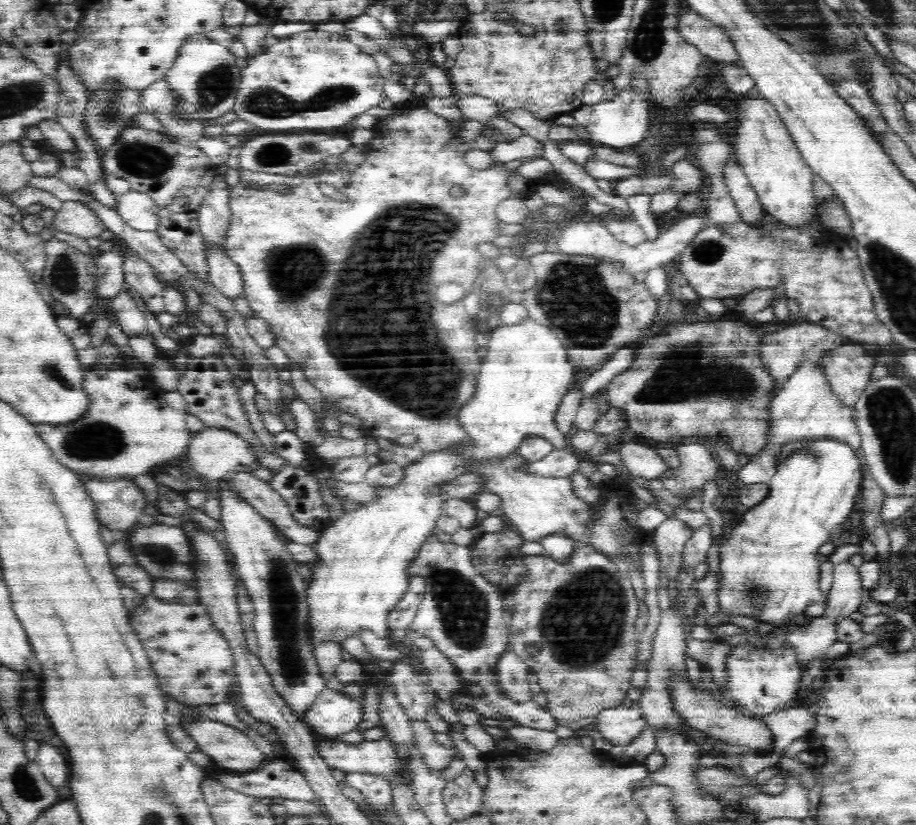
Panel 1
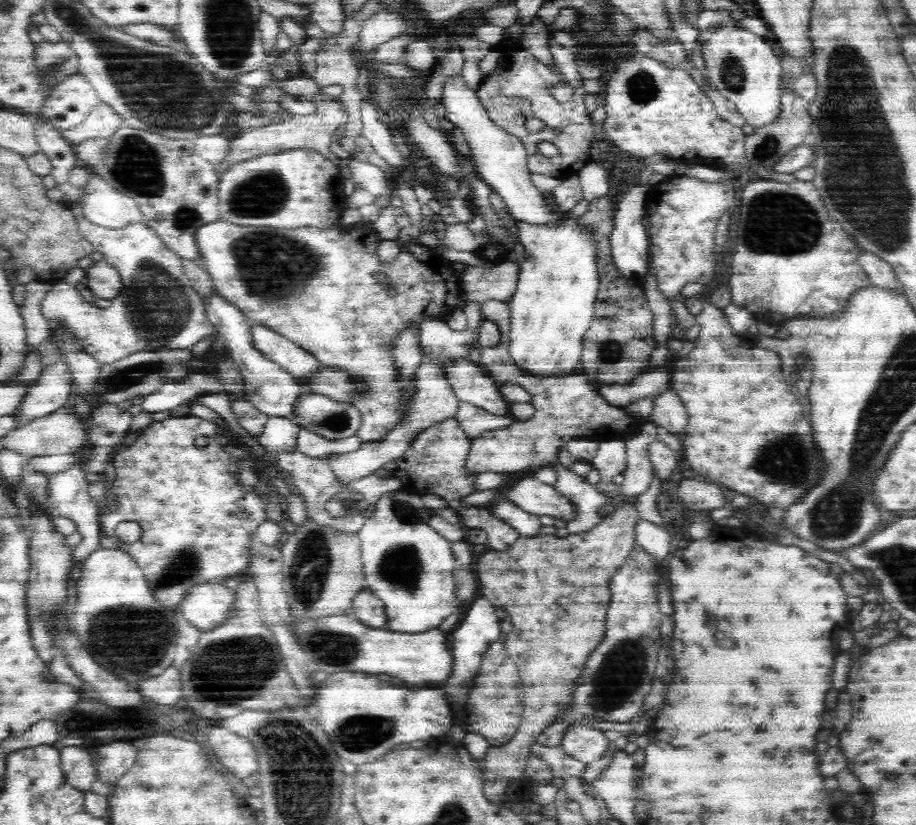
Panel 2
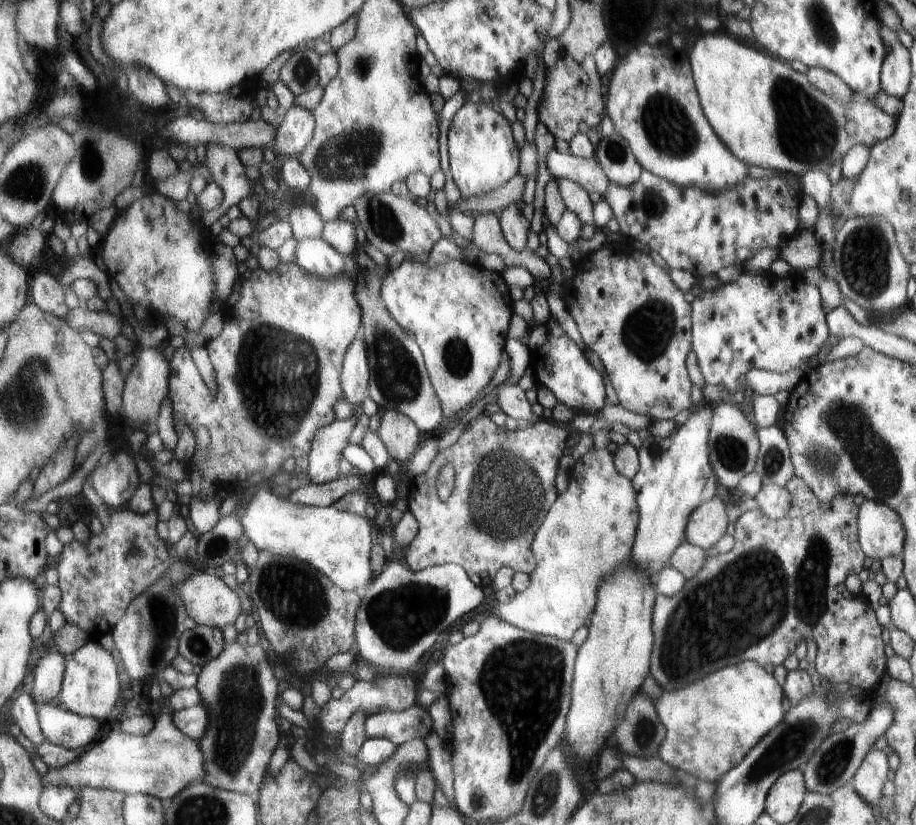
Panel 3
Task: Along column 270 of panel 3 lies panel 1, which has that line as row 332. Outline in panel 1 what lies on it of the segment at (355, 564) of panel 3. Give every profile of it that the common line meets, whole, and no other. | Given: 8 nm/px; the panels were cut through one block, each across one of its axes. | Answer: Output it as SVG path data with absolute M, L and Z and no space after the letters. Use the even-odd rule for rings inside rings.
M524 318L518 324L501 325L491 331L487 349L488 353L481 359L477 374L476 392L459 415L470 442L460 448L438 450L412 460L404 468L404 480L400 484L392 488L376 488L377 498L372 504L362 506L360 510L346 512L332 528L328 528L322 536L317 536L314 545L320 562L318 568L312 570L314 582L306 592L306 603L310 604L308 628L312 624L314 644L320 641L336 641L336 644L342 644L347 636L368 628L376 636L384 638L388 644L394 645L395 640L390 640L387 616L410 589L410 576L405 572L407 566L418 556L420 545L432 532L436 532L435 526L438 518L443 515L446 502L439 494L441 486L484 461L500 460L516 452L522 441L528 437L547 439L556 450L570 444L567 437L556 428L555 421L561 400L575 382L577 371L569 362L567 351L556 334L538 321Z

